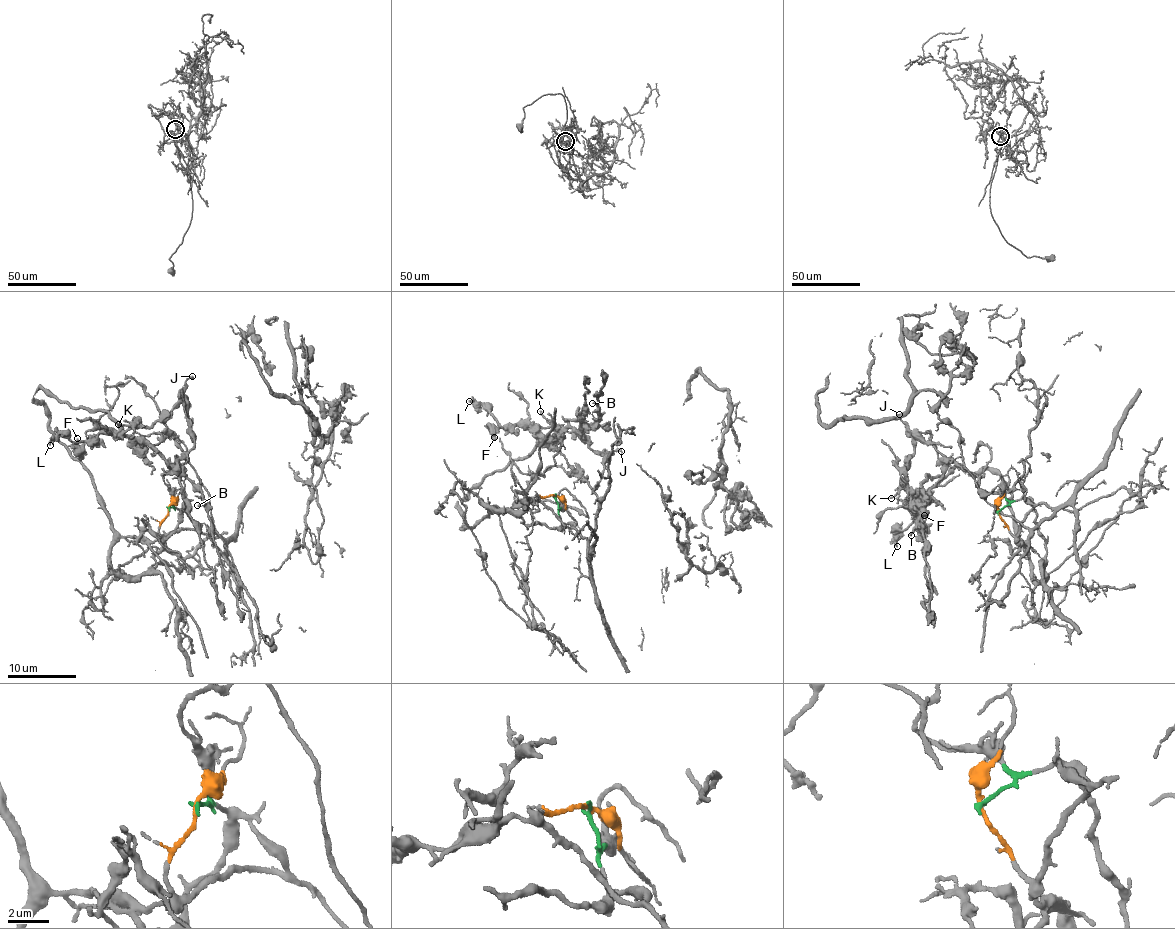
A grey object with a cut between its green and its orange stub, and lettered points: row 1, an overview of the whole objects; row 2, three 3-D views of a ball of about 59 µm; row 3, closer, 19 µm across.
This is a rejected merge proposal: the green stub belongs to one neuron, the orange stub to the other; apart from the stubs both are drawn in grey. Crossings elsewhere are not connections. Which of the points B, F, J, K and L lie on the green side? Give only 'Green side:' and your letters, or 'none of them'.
Green side: B, F, J, K, L

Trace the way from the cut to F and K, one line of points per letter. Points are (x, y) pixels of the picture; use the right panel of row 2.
F: (998, 511), (1022, 499), (1033, 507), (1043, 582), (1011, 490), (990, 470), (929, 473), (908, 503), (924, 515)
K: (998, 511), (1022, 499), (1033, 507), (1043, 582), (1007, 482), (987, 469), (929, 473), (920, 491), (890, 498)

